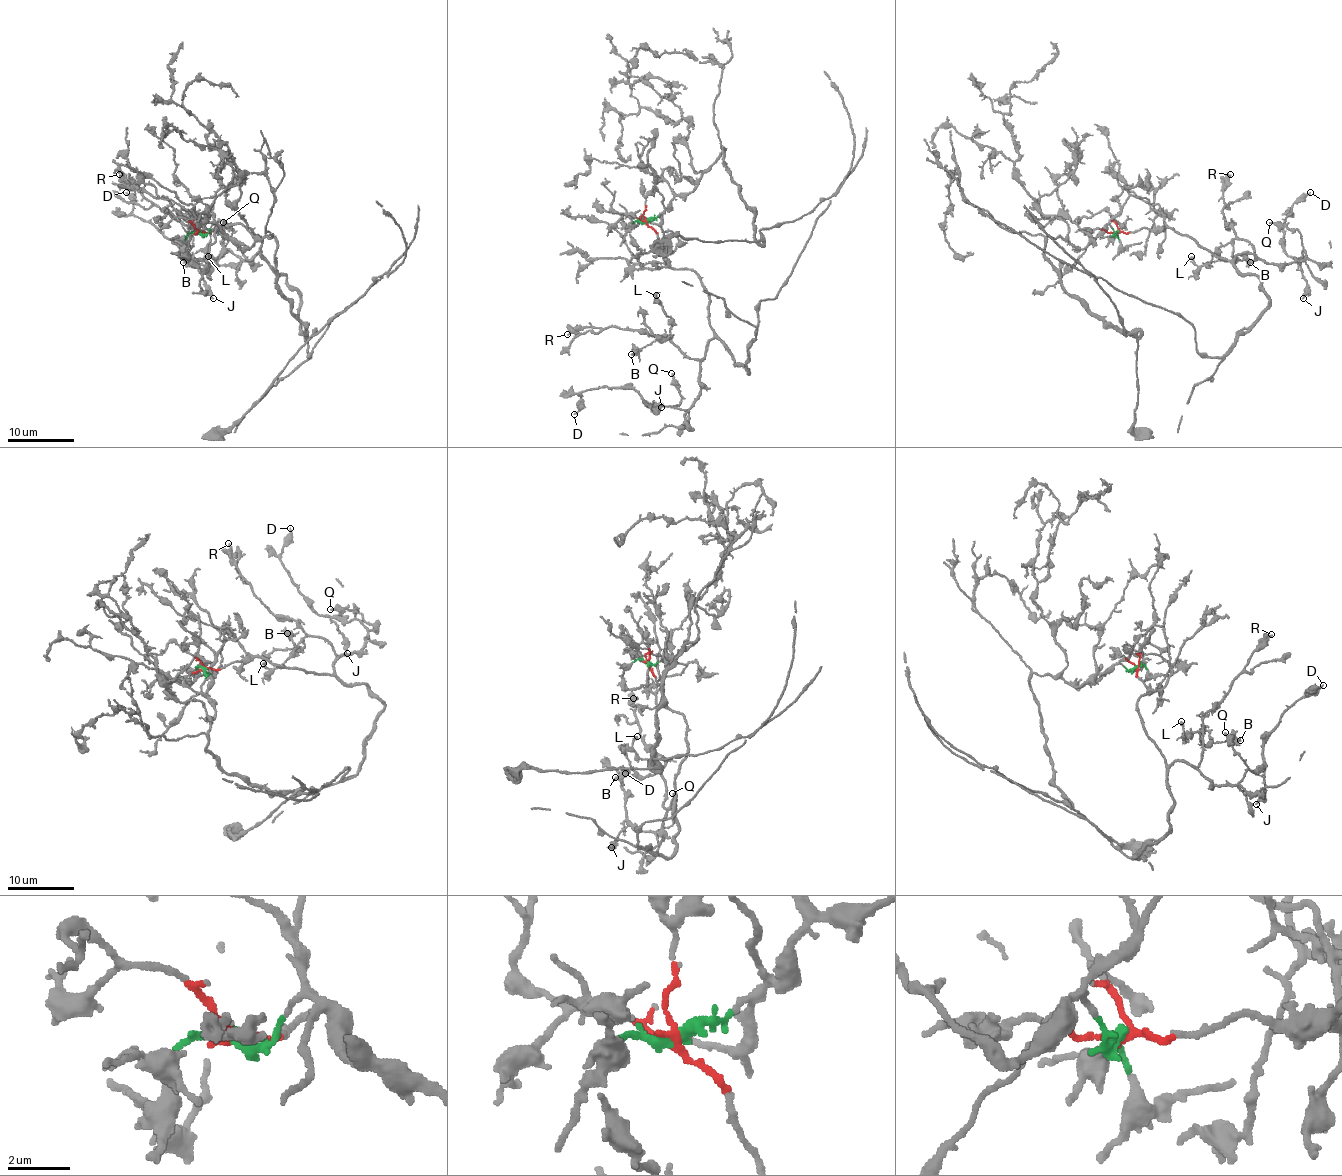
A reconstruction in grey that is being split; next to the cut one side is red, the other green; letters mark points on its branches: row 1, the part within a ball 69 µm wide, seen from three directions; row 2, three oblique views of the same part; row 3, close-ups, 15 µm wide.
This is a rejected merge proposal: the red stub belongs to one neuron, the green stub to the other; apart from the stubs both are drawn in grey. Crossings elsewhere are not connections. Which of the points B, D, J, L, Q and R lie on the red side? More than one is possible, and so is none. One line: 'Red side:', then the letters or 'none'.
Red side: B, D, J, L, Q, R

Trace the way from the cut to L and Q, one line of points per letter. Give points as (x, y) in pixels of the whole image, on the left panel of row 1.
L: (197, 233), (242, 224), (266, 259), (249, 259), (224, 239), (216, 263), (207, 256)
Q: (197, 233), (247, 226), (266, 259), (259, 253), (252, 264), (231, 251), (232, 229), (224, 223)

